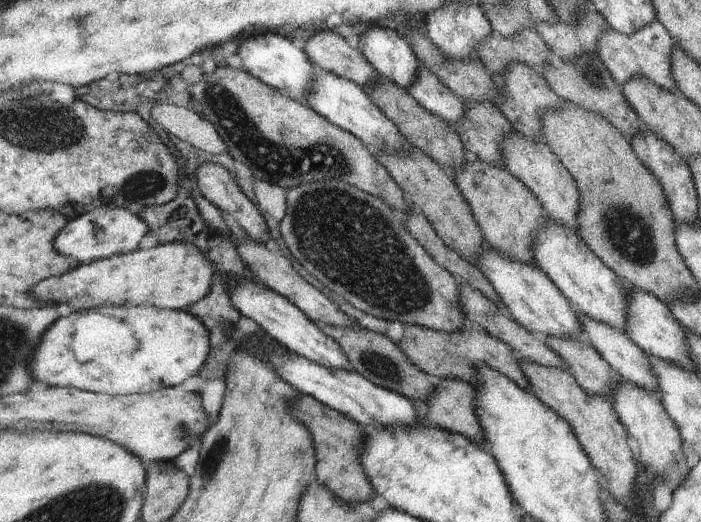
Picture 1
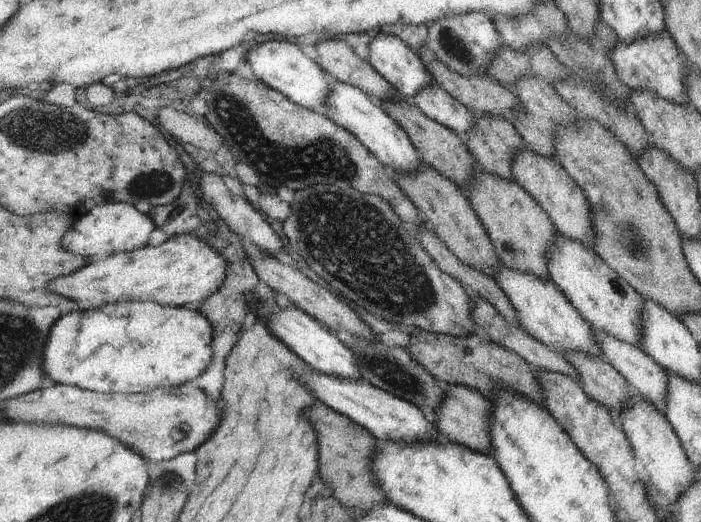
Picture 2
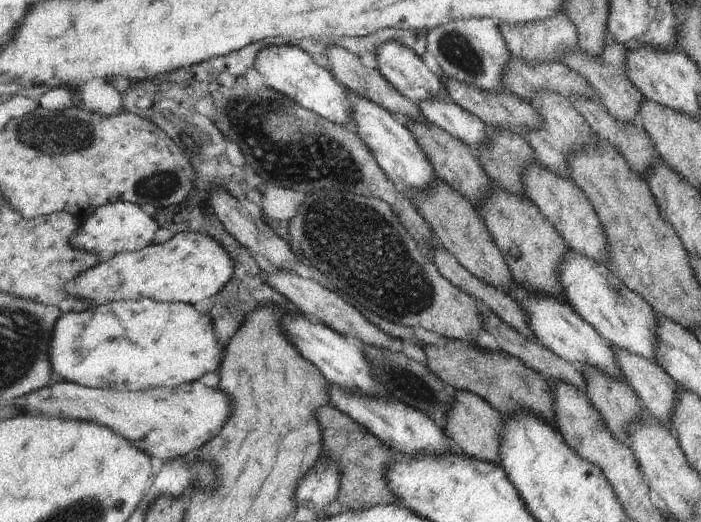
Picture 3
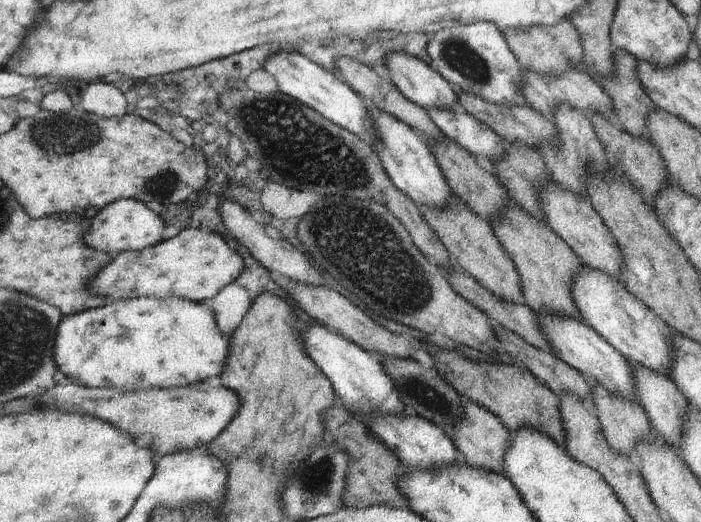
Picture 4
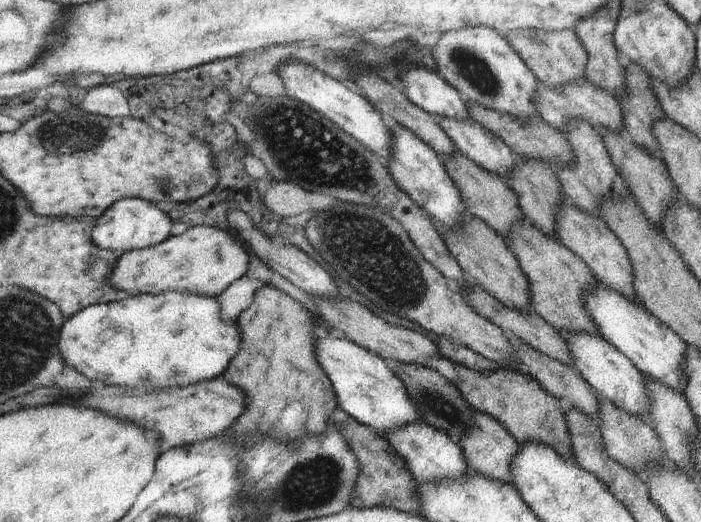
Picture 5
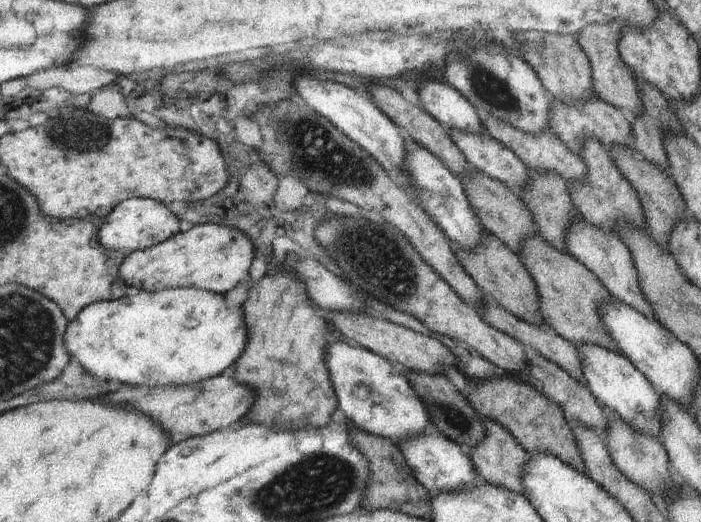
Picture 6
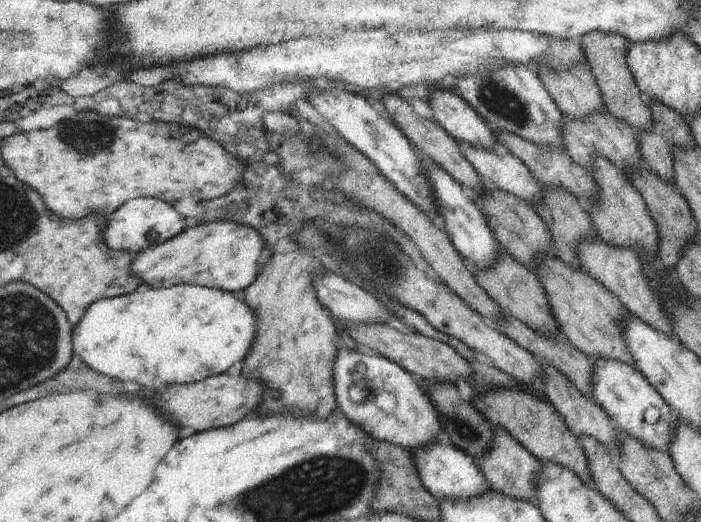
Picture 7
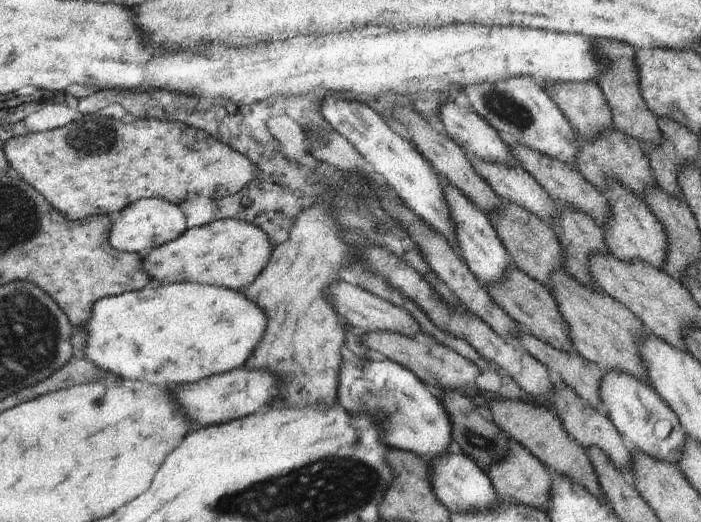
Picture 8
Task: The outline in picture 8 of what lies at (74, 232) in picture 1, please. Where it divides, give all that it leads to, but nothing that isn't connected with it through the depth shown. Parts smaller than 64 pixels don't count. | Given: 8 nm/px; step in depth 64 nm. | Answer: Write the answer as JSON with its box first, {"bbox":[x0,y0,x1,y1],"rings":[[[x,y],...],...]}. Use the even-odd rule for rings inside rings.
{"bbox":[112,198,186,256],"rings":[[[158,198],[138,200],[132,206],[126,206],[120,212],[120,218],[114,222],[114,226],[112,226],[112,248],[146,256],[152,248],[176,240],[178,236],[184,234],[186,229],[186,216],[178,206],[168,204],[164,200],[158,200]]]}

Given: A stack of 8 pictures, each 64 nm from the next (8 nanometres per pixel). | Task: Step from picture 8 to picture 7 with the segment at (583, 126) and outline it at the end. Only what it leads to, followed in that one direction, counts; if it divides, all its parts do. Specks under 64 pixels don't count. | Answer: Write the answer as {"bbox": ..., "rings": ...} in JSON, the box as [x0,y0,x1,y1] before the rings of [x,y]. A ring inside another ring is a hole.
{"bbox":[535,64,606,118],"rings":[[[538,64],[535,73],[563,114],[588,118],[588,114],[606,109],[589,68],[574,66],[570,70],[556,72]]]}

